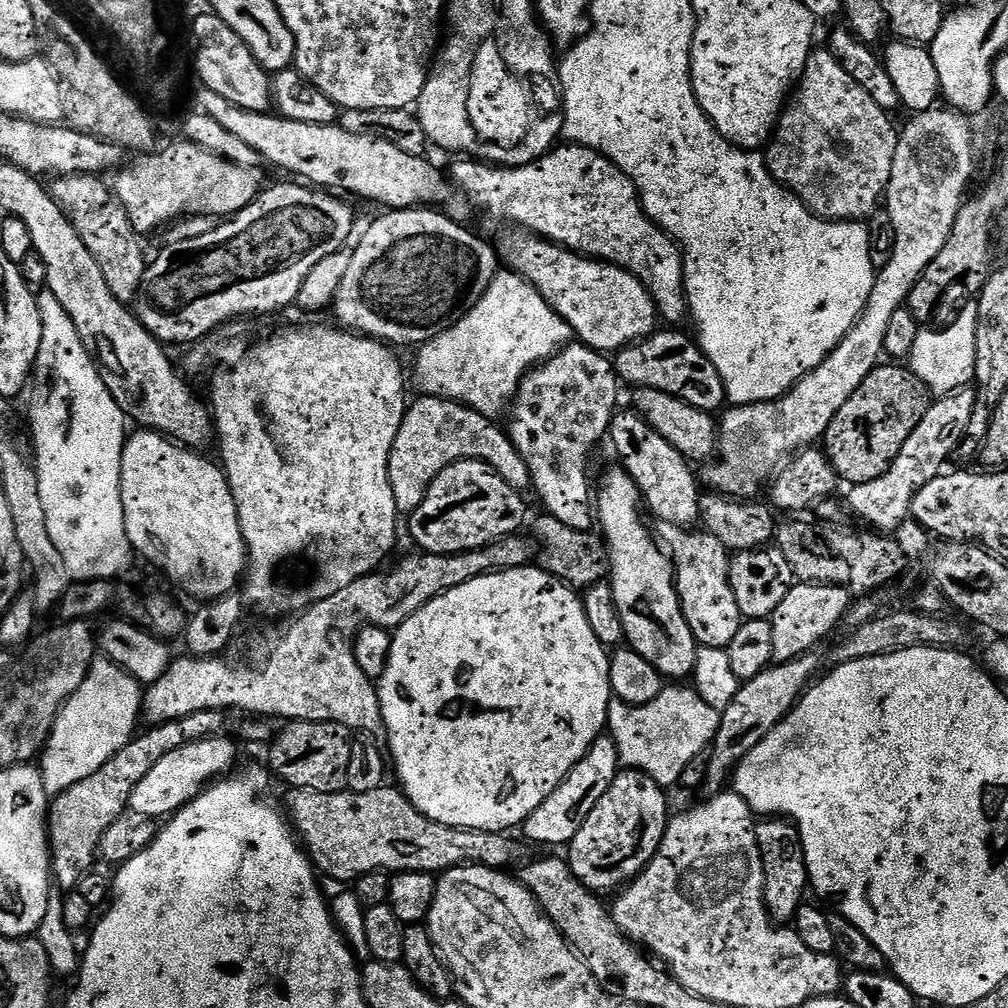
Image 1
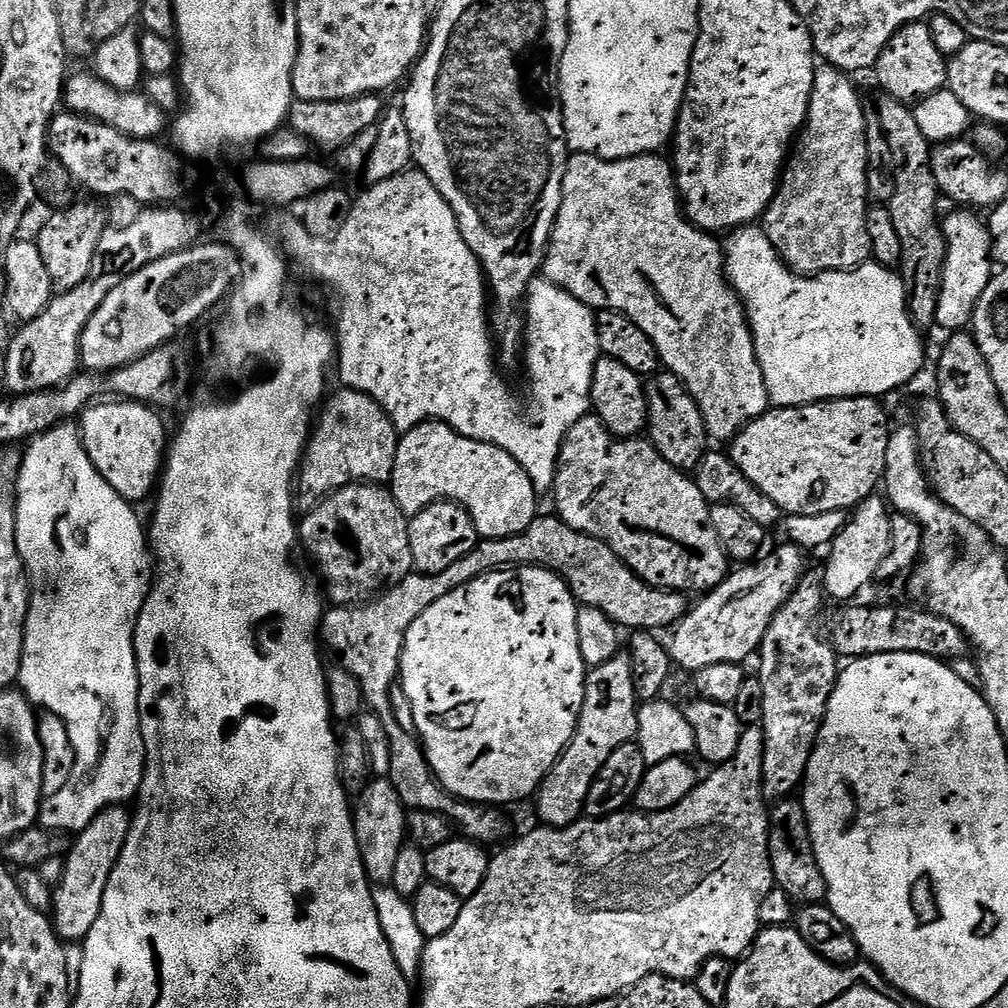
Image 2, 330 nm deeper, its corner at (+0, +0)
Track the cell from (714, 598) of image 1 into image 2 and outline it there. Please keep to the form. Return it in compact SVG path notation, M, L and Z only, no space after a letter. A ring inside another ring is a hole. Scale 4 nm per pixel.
M595 414L586 415L570 426L570 434L566 434L562 442L560 463L550 496L556 499L554 512L563 524L610 546L627 568L656 588L685 594L707 594L730 575L728 555L718 542L718 534L714 534L712 508L708 500L702 498L702 490L698 490L695 479L670 466L670 462L658 454L651 440L613 436ZM588 484L600 484L600 489L589 500Z

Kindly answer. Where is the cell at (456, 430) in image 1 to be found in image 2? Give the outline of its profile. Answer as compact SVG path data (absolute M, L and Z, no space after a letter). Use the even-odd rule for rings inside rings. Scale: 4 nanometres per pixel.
M441 420L422 422L397 439L390 491L394 502L398 502L404 515L409 518L417 516L423 508L437 502L460 505L470 514L477 537L485 540L510 538L514 534L522 534L522 530L526 530L538 515L536 488L532 485L526 470L522 470L522 466L513 456L493 444L466 438Z

